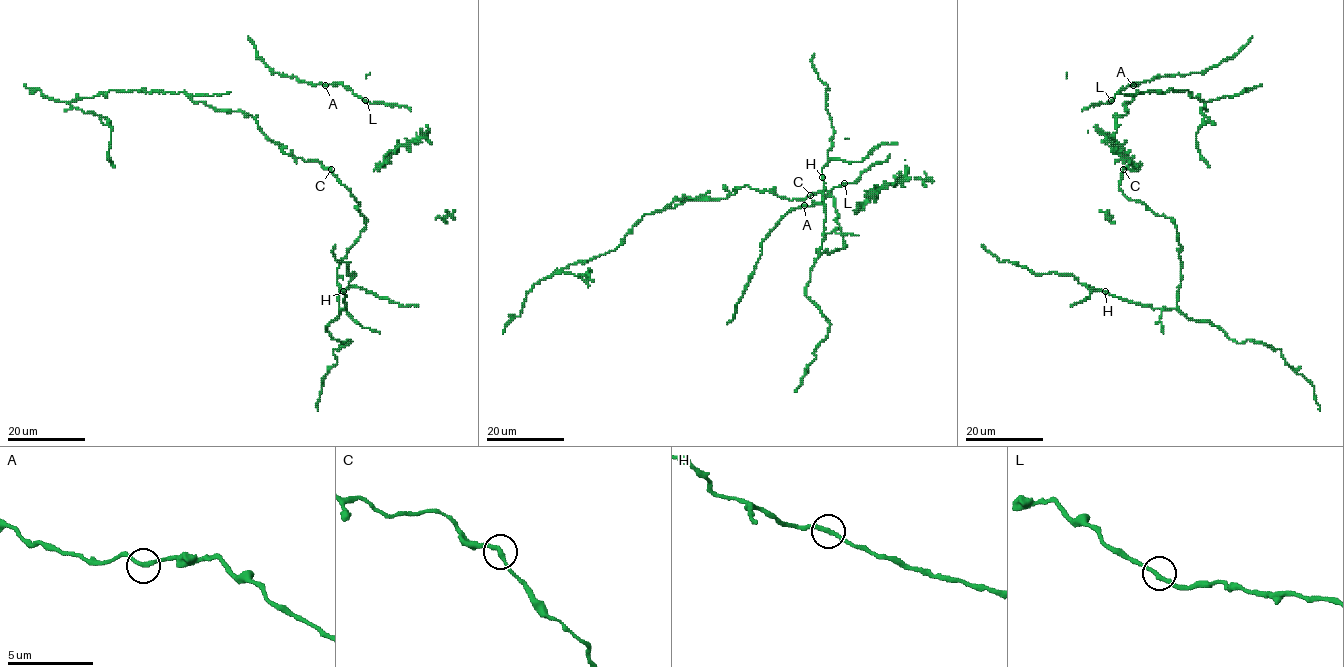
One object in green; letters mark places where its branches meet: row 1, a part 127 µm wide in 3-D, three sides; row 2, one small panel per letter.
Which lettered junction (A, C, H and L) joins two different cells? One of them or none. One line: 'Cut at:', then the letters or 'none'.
Cut at: none

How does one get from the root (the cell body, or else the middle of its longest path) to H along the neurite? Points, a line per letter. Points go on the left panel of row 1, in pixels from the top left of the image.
H: (335, 176), (355, 197), (365, 222), (361, 236), (337, 268), (340, 309), (345, 309), (346, 305), (343, 291)

